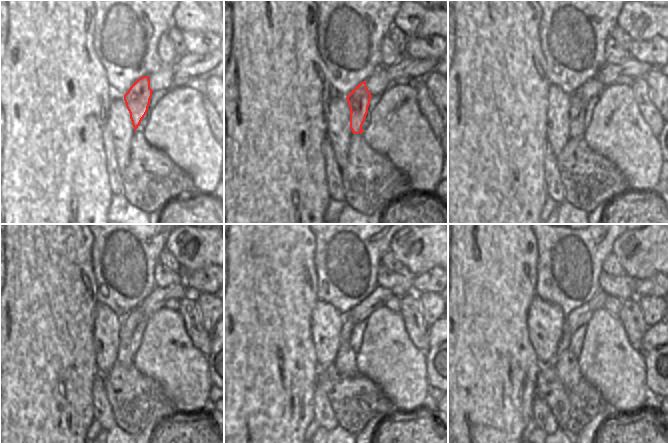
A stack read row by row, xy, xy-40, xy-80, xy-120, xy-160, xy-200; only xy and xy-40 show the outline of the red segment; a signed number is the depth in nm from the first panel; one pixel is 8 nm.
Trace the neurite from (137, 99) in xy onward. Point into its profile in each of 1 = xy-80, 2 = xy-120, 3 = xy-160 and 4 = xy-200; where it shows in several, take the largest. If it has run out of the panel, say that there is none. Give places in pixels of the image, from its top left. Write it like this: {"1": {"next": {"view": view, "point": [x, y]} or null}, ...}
{"1": {"next": {"view": "xy-80", "point": [578, 104]}}, "2": {"next": {"view": "xy-120", "point": [125, 356]}}, "3": {"next": {"view": "xy-160", "point": [345, 362]}}, "4": {"next": {"view": "xy-200", "point": [567, 368]}}}

